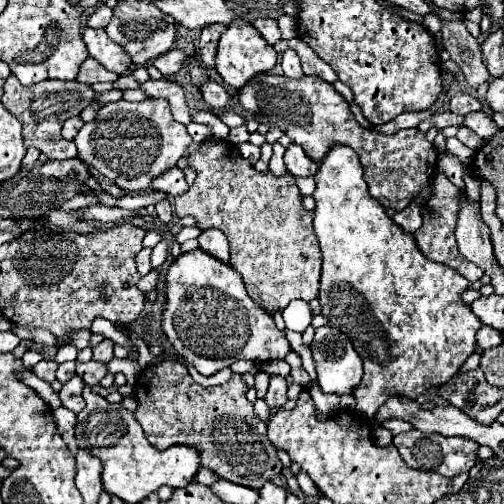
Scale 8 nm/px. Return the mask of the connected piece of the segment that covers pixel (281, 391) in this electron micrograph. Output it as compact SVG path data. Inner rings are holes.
M269 375L269 389L265 393L265 403L269 407L279 407L287 401L287 381L281 375Z

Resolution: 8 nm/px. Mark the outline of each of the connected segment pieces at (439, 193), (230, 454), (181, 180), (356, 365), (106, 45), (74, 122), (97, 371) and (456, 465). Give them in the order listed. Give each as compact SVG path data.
M443 171L435 173L435 177L431 179L431 189L433 189L433 195L431 195L431 199L421 209L421 213L423 213L423 225L415 233L415 241L417 241L419 249L423 251L423 255L427 259L443 263L443 265L459 271L469 281L481 279L483 269L475 267L473 263L467 263L463 259L463 255L459 255L459 249L455 247L455 223L457 223L457 215L459 215L459 207L461 207L461 189L457 185L453 185Z
M163 349L161 357L161 361L143 369L133 391L139 403L133 415L159 451L171 445L191 445L199 449L203 467L221 479L255 489L281 473L277 449L267 439L267 423L255 415L253 403L245 397L247 385L241 375L233 375L233 381L217 387L201 387L171 349Z
M171 169L171 171L165 171L161 177L157 177L153 183L151 183L151 189L155 191L163 191L163 193L169 193L169 195L181 195L189 189L189 183L185 179L185 173L181 169Z
M325 325L315 329L315 339L311 343L311 351L313 351L313 361L315 361L315 369L317 369L317 383L325 393L339 393L341 398L339 410L353 411L355 407L355 398L353 396L353 387L361 383L361 375L363 375L363 365L361 365L361 357L355 353L349 337L345 333L341 333L337 327Z
M87 27L83 31L83 41L87 45L89 57L99 61L107 71L123 75L131 69L131 57L123 51L123 47L113 43L103 29Z
M77 115L77 117L69 117L65 123L63 123L63 131L61 131L61 135L65 137L65 139L73 139L77 133L79 133L79 129L83 127L83 119Z
M77 361L77 375L87 383L87 385L95 385L101 381L101 377L107 373L107 367L99 361L89 361L89 363L81 363Z
M417 429L395 435L393 445L399 449L403 461L409 467L419 469L419 471L435 471L435 473L445 475L445 477L455 477L461 471L469 471L473 467L475 459L477 459L475 451L479 447L475 441L469 441L469 439L463 439L463 437L443 437L443 435L437 435L437 433L425 435Z

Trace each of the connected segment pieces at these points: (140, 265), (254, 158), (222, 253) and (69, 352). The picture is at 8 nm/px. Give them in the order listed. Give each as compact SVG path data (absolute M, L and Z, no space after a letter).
M143 248L135 258L137 270L141 276L149 273L149 269L151 269L151 252L152 249Z
M241 143L241 145L237 145L237 149L239 149L239 153L241 153L251 165L255 165L255 163L259 161L259 147L257 147L257 145L253 145L253 143Z
M207 229L199 235L199 247L203 251L207 251L209 255L221 259L223 263L229 263L231 257L231 249L227 243L227 235L223 235L223 231L219 229Z
M69 343L69 345L57 349L55 361L57 361L57 363L63 363L63 361L75 361L75 357L77 357L77 347Z

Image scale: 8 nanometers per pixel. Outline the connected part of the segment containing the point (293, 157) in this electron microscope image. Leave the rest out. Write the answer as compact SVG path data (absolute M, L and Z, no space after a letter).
M291 143L285 149L285 165L293 177L311 177L319 169L319 165L313 159L309 159L305 151L295 143Z

